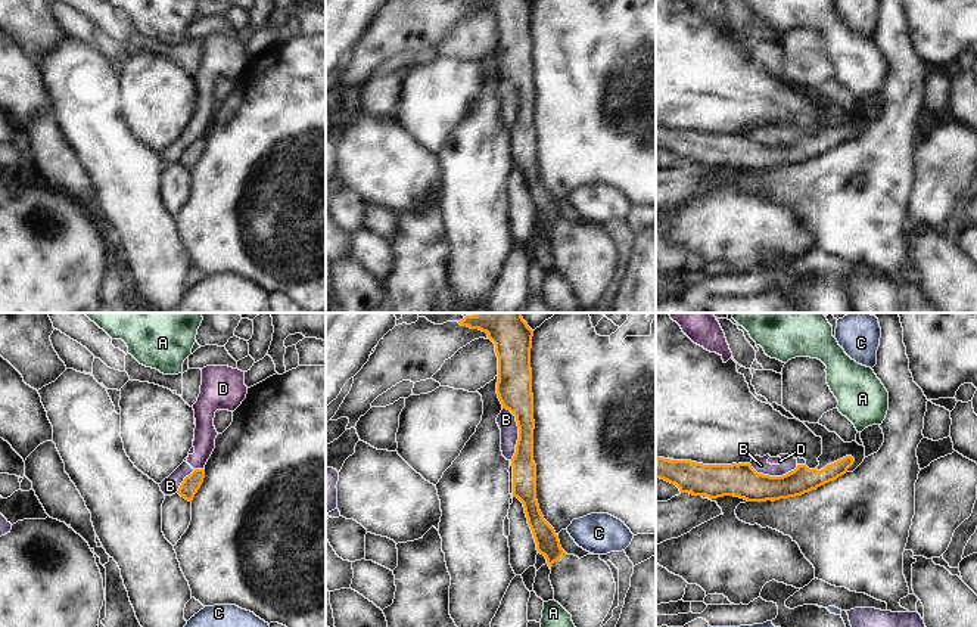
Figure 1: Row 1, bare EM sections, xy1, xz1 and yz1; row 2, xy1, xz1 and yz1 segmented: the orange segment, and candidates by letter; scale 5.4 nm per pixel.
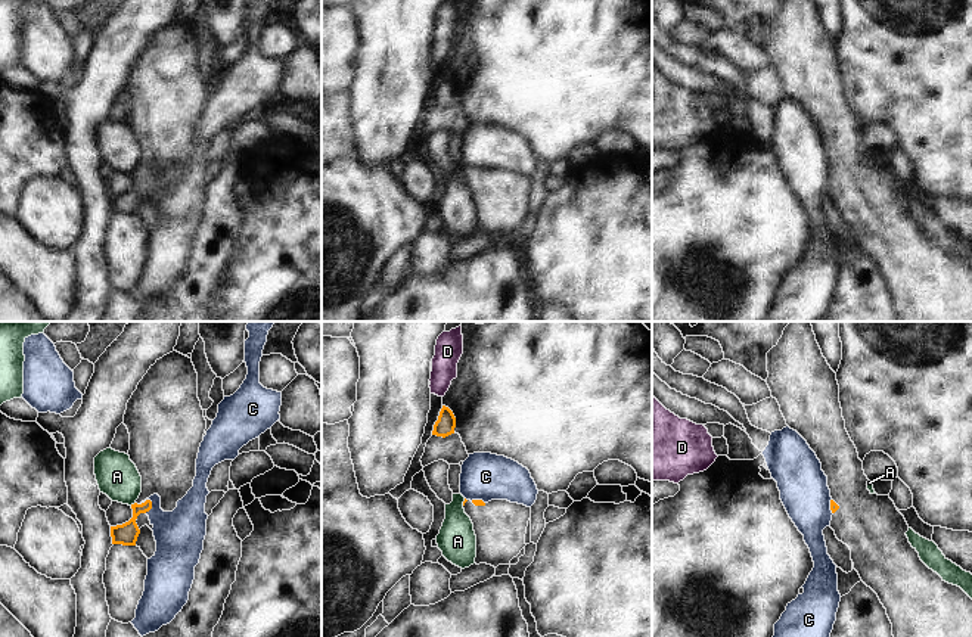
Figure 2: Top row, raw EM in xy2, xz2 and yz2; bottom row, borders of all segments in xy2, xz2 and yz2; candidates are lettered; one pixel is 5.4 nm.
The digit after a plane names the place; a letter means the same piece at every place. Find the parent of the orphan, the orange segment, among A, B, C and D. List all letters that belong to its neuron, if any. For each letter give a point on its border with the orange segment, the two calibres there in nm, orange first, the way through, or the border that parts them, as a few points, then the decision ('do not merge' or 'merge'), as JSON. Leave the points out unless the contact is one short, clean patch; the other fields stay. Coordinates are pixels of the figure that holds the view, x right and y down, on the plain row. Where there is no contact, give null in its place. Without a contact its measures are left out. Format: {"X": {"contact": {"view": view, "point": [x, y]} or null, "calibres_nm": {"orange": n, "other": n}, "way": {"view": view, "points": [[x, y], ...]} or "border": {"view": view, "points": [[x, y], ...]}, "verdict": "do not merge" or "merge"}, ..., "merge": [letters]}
{"A": {"contact": {"view": "xy2", "point": [132, 174]}, "calibres_nm": {"orange": 120, "other": 220}, "border": {"view": "xy2", "points": [[134, 171], [130, 174]]}, "verdict": "do not merge"}, "B": {"contact": {"view": "xz1", "point": [519, 102]}, "calibres_nm": {"orange": 190, "other": 100}, "border": {"view": "xz1", "points": [[503, 77], [515, 86], [517, 96], [516, 121], [510, 130]]}, "verdict": "do not merge"}, "C": {"contact": {"view": "xy2", "point": [151, 176]}, "calibres_nm": {"orange": 120, "other": 260}, "border": {"view": "xy2", "points": [[149, 168], [151, 177], [145, 182]]}, "verdict": "do not merge"}, "D": {"contact": {"view": "xy1", "point": [199, 139]}, "calibres_nm": {"orange": 100, "other": 120}, "border": {"view": "xy1", "points": [[195, 137], [202, 139]]}, "verdict": "do not merge"}, "merge": []}

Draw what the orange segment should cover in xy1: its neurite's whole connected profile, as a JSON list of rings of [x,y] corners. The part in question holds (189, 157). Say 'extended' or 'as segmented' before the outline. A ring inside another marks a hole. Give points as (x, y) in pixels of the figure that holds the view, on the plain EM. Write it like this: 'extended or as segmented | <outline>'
as segmented | [[[195,139],[189,146],[184,148],[177,162],[186,170],[192,171],[200,158],[203,148],[205,139]]]

